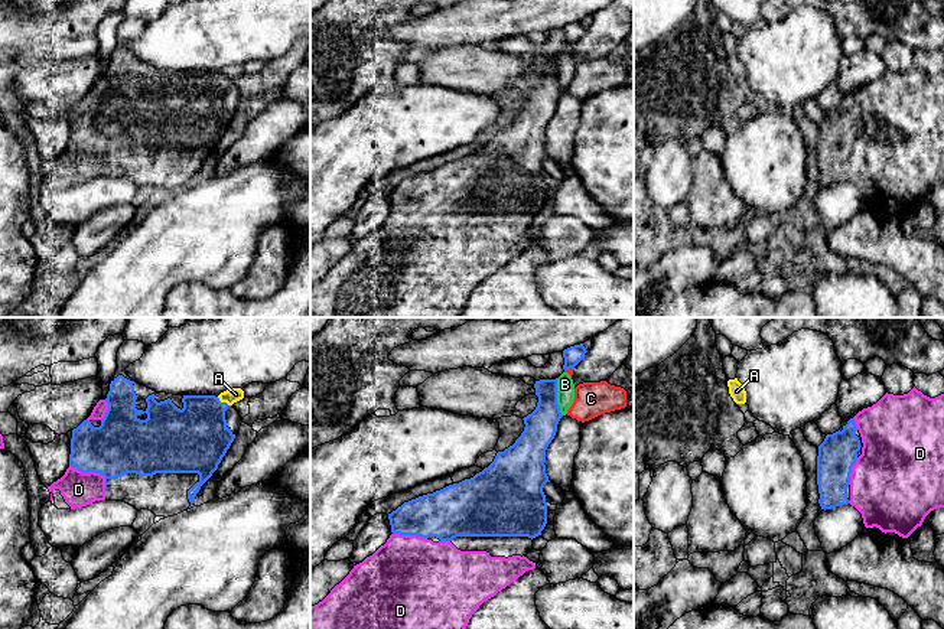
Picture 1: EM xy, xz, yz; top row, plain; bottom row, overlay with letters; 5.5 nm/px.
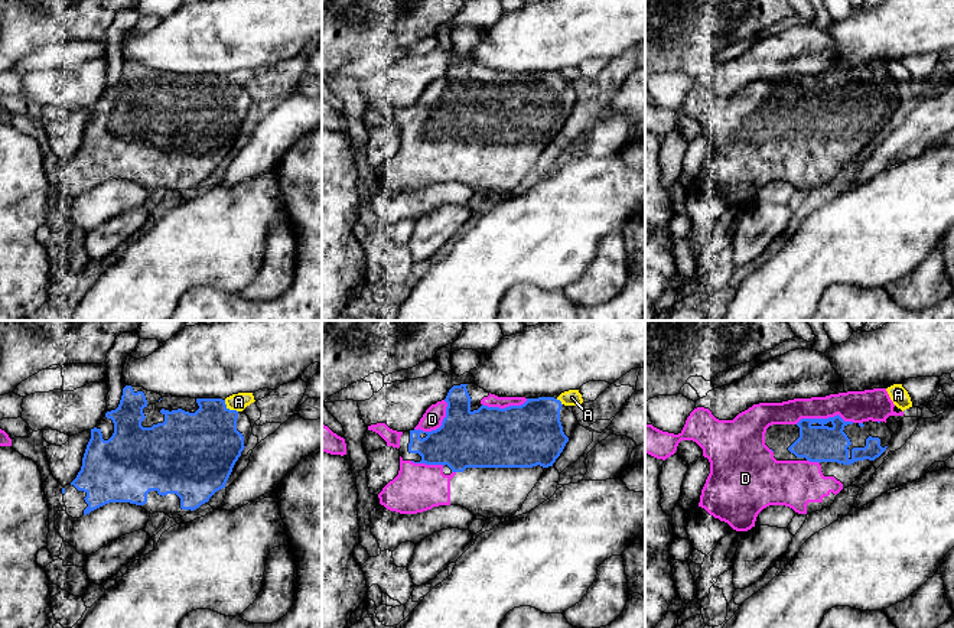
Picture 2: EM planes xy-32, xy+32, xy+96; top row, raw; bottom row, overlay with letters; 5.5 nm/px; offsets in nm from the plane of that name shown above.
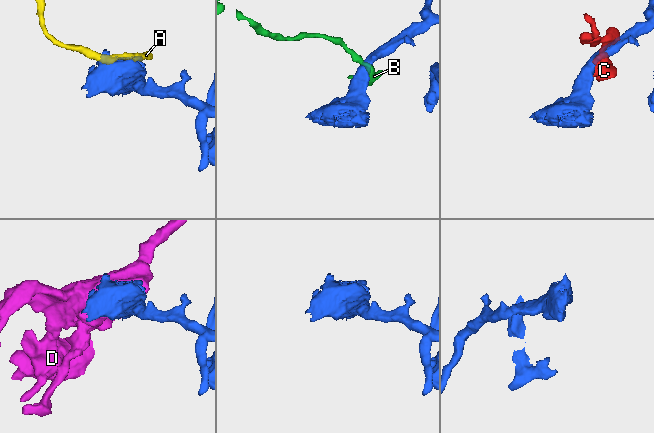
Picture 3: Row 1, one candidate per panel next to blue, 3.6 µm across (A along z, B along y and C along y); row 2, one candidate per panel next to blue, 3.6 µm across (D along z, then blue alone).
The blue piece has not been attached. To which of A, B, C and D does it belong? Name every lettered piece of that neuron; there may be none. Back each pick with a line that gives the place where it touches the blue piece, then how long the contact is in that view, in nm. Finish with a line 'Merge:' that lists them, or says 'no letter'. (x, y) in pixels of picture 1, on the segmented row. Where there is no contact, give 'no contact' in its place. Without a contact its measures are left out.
D: xy (93, 471) | 240 nm
Merge: D

